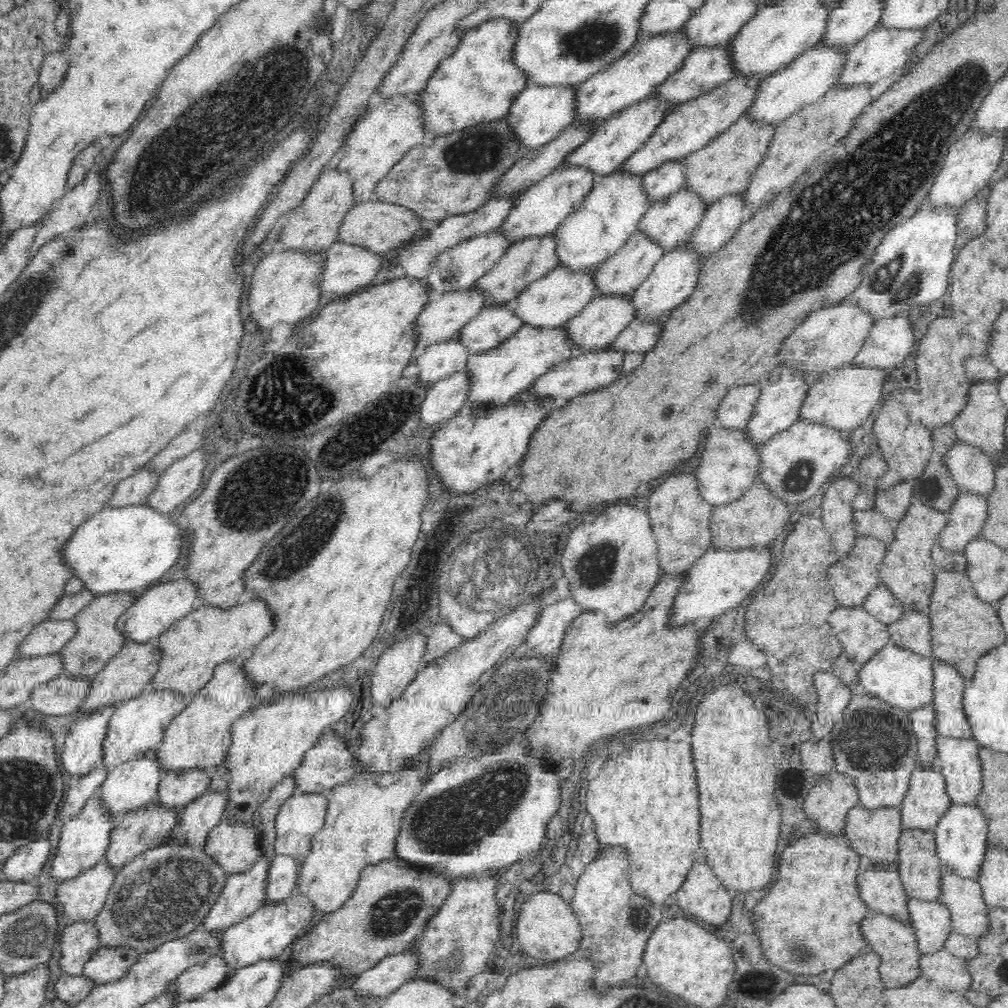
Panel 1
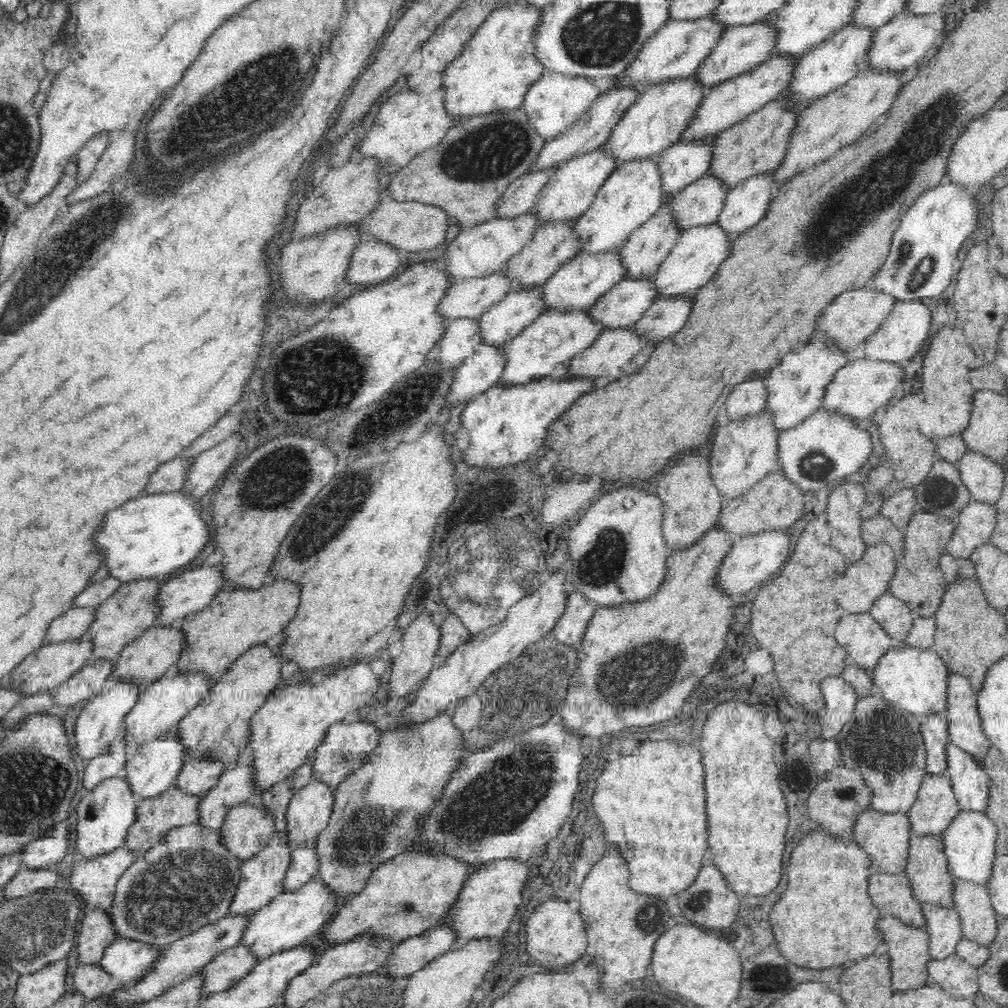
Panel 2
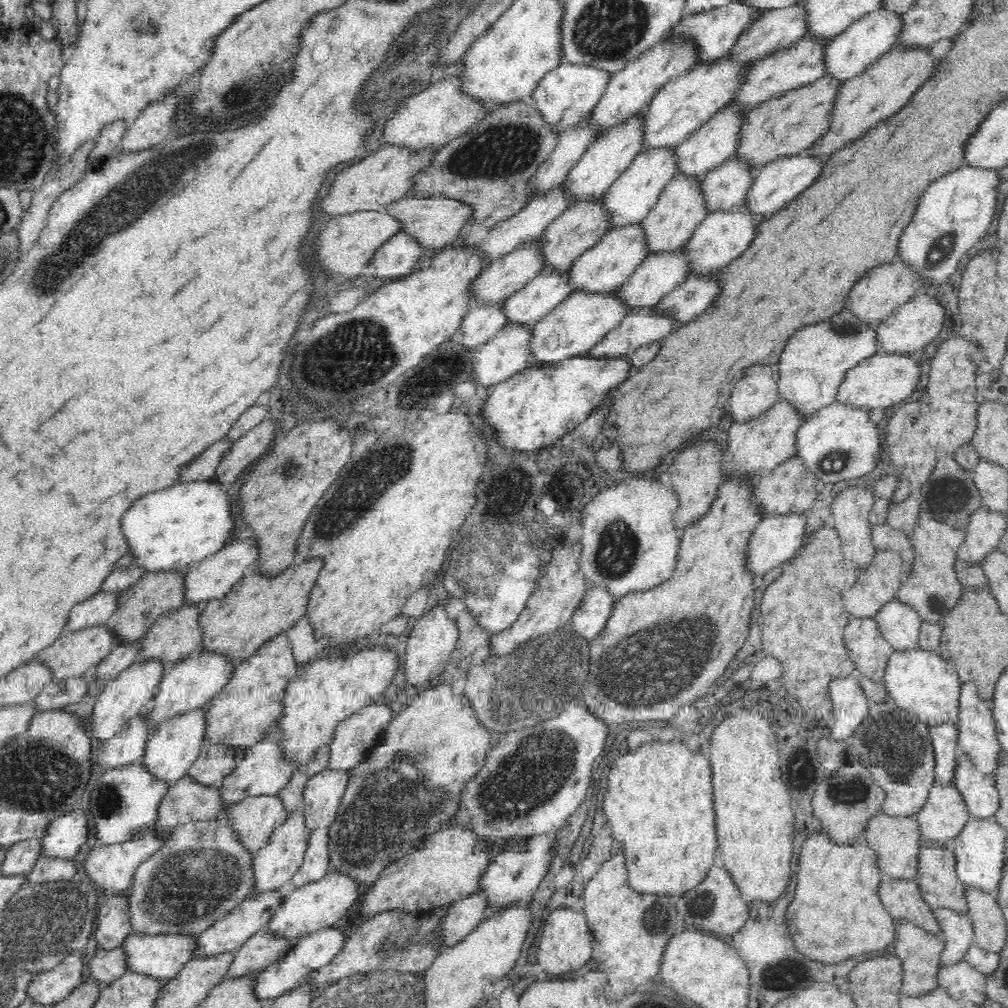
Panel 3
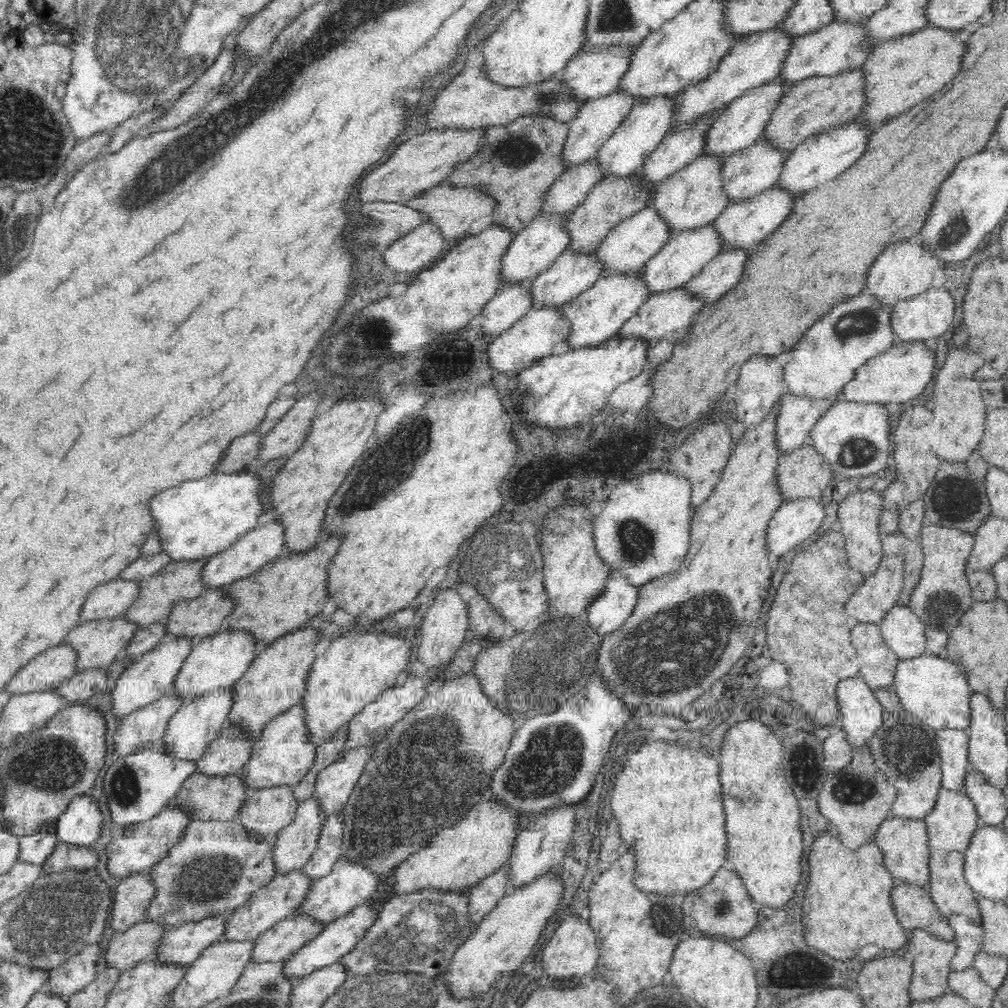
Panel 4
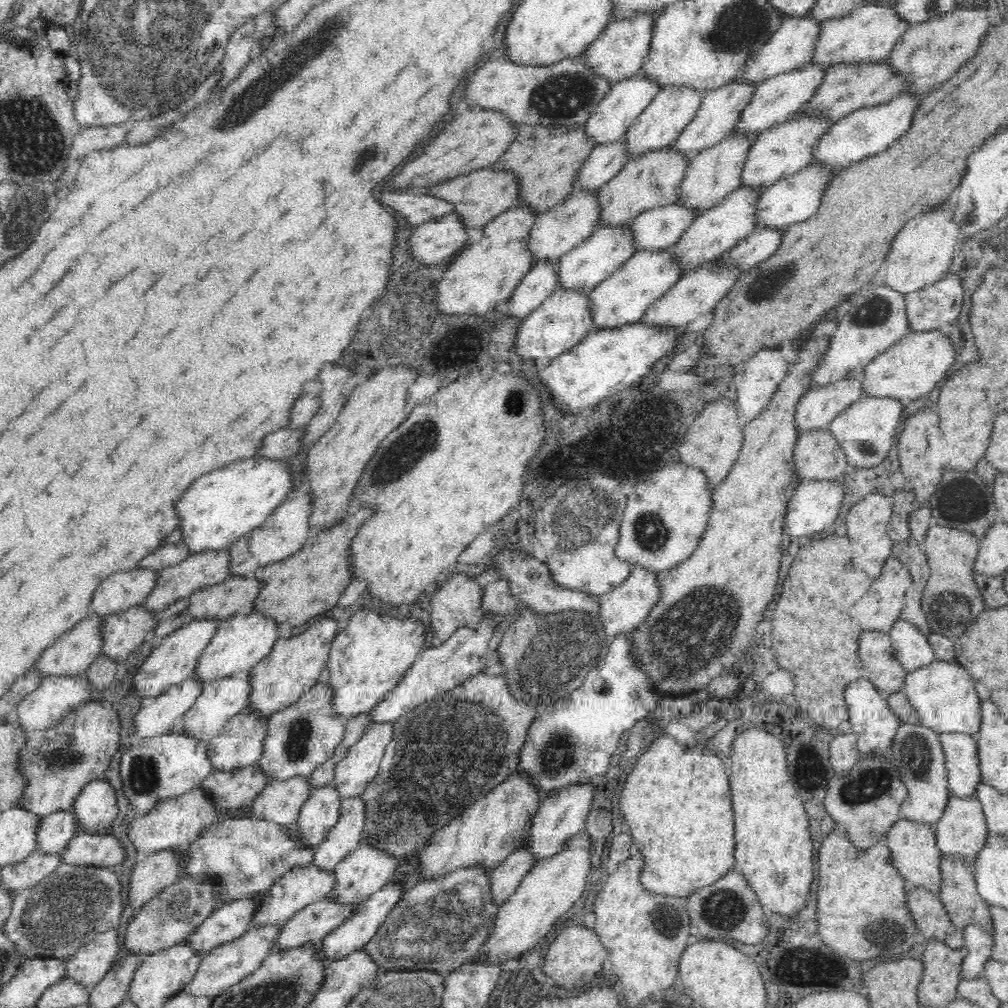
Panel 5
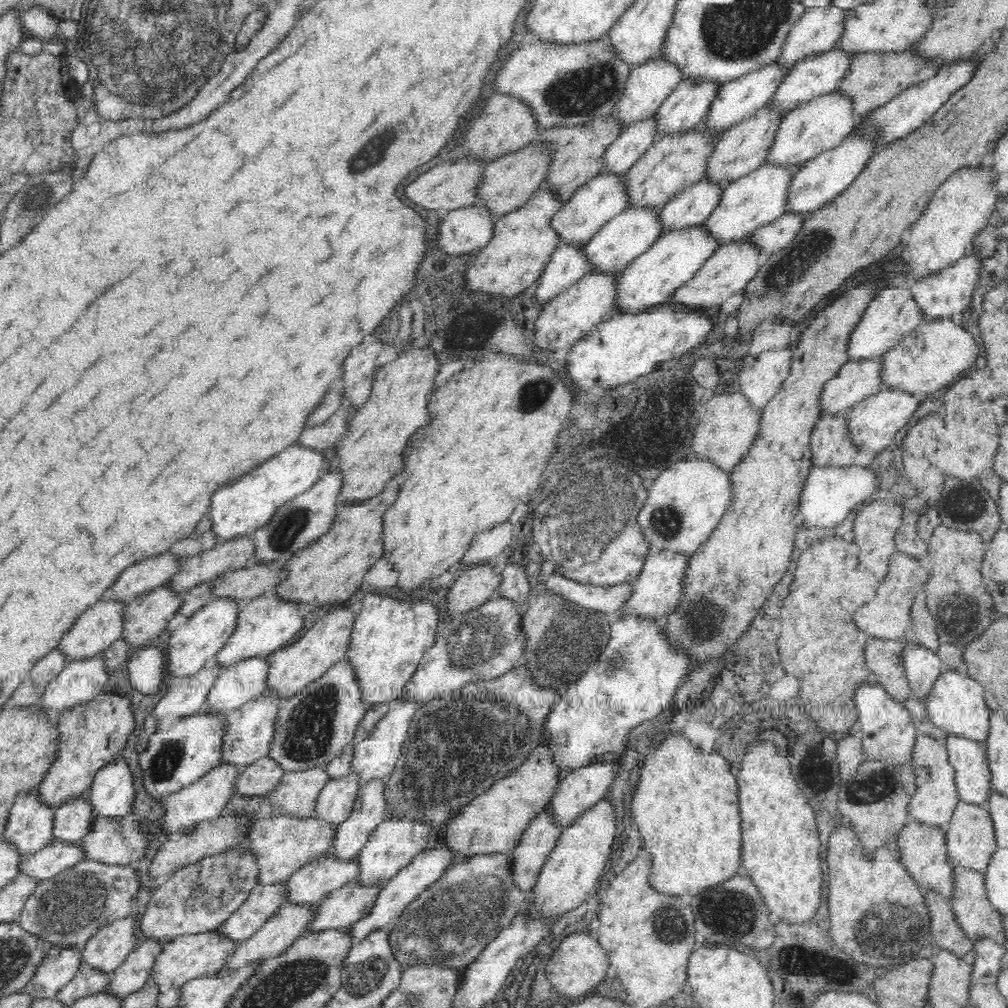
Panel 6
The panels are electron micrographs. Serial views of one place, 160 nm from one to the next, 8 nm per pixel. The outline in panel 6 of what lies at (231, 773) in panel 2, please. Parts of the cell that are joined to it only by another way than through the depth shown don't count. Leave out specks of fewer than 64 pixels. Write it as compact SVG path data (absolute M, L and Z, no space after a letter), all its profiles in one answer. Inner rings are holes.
M346 660L337 662L294 698L281 700L269 757L284 771L325 768L354 738L359 722L369 708L359 700L359 689L349 663Z

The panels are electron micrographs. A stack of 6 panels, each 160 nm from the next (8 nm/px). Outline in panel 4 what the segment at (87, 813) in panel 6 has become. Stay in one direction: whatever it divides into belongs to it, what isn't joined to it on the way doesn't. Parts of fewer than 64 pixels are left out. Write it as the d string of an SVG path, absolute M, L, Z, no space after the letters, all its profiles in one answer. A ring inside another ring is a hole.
M51 821L40 833L19 837L17 862L41 865L57 844L55 821Z

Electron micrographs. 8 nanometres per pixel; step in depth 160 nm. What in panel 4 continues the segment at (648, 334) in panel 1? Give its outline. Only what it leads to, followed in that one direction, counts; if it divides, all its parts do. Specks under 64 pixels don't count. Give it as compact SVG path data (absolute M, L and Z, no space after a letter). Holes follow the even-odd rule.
M727 250L718 253L690 282L683 284L683 290L704 306L718 302L740 280L748 252Z

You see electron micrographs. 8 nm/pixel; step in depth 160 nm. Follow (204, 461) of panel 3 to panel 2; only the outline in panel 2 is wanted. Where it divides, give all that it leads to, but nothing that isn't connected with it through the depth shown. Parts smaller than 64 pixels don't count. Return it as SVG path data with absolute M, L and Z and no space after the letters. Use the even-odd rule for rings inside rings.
M170 460L156 467L156 470L148 477L148 482L141 490L141 494L168 494L179 491L183 481L185 470L191 463L189 460Z

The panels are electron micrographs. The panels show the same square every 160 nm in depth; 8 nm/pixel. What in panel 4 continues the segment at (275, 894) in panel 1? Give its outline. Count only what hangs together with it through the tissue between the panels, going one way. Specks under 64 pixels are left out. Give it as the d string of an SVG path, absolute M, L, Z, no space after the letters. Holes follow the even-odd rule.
M340 813L325 817L319 830L317 845L301 873L312 880L324 878L332 872L341 856L343 820Z

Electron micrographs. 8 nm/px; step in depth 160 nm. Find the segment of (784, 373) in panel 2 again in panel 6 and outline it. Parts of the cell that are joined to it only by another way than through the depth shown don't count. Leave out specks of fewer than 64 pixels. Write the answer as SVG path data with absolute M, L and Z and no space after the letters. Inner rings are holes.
M884 286L873 294L874 298L868 302L868 306L850 331L845 352L848 363L881 357L909 335L924 318L919 306L914 302L910 289Z

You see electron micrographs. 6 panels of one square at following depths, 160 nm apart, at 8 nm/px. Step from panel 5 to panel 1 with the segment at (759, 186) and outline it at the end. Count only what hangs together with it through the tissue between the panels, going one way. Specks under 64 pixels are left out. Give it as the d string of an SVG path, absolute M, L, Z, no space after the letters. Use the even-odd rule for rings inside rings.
M680 190L648 207L638 221L637 233L670 251L688 238L704 211L696 195Z

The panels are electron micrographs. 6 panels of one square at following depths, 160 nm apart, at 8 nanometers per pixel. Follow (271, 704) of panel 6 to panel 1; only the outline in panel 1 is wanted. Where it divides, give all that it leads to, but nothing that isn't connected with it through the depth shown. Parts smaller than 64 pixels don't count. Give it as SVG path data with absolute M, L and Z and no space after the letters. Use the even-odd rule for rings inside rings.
M207 770L162 773L154 803L178 811L204 795L210 790L210 786L211 774Z

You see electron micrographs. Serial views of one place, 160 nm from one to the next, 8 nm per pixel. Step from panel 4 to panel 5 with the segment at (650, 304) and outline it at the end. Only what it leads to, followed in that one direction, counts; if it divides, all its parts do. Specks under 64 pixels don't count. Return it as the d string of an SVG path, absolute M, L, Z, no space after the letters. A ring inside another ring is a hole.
M716 259L706 262L698 266L692 274L679 278L667 291L664 291L659 300L648 306L648 310L639 318L639 323L660 329L677 328L686 326L702 314L710 314L740 276L735 270L719 270L715 266L716 263Z

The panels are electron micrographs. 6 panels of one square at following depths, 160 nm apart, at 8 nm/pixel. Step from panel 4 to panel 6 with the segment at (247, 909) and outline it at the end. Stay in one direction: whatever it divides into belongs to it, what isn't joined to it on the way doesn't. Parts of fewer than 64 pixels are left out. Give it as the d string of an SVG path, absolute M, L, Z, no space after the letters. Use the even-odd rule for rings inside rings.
M324 856L295 870L281 885L288 905L311 906L356 878L355 859L338 862L332 856Z

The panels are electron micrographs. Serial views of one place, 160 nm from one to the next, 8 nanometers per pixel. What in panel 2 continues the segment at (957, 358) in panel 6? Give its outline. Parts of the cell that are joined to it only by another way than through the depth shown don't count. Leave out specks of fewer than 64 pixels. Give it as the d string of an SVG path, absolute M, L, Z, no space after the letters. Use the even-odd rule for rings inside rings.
M860 356L852 358L833 374L832 380L825 386L820 408L860 424L858 420L870 418L876 412L874 408L880 408L892 398L896 384L902 378L902 370L894 364L866 360Z

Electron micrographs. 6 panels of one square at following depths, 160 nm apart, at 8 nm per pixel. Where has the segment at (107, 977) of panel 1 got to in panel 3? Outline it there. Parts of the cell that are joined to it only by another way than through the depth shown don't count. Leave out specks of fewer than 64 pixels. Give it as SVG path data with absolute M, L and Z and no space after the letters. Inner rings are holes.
M132 933L121 942L120 946L125 956L124 967L129 973L142 974L154 980L165 982L172 978L183 967L183 964L191 958L194 939L180 935L149 936Z

